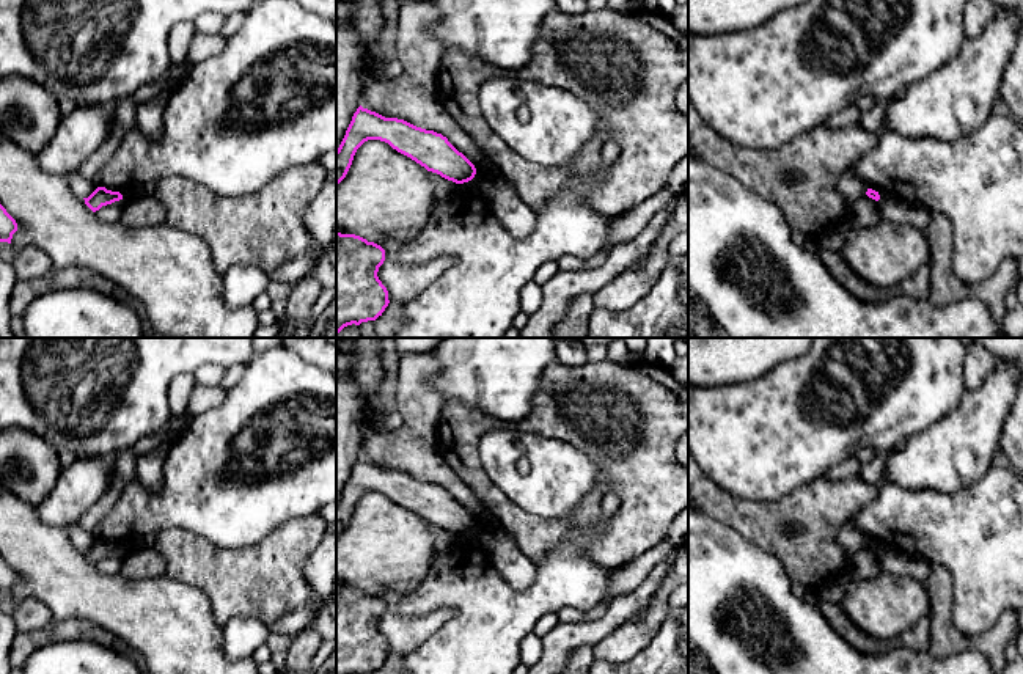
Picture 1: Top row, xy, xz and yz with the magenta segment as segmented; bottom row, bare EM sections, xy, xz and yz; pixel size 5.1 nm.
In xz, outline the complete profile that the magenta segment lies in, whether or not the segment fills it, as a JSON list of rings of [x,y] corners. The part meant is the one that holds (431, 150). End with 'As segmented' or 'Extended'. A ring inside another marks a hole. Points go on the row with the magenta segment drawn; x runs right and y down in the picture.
[[[360,105],[336,149],[336,185],[346,178],[357,149],[368,140],[385,141],[427,171],[456,184],[468,182],[476,174],[475,165],[442,134],[385,118]]]. As segmented

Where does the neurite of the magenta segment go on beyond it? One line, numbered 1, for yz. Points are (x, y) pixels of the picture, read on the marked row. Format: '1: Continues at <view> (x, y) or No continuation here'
1: No continuation here

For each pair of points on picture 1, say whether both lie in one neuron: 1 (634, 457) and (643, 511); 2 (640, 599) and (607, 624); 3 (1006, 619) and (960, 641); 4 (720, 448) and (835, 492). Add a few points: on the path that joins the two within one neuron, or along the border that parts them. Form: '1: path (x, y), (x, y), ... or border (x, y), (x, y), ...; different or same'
1: path (643, 470), (643, 498); same
2: path (632, 604), (615, 616); same
3: path (997, 632), (987, 641), (973, 641); same
4: border (821, 476), (795, 487), (778, 500); different

